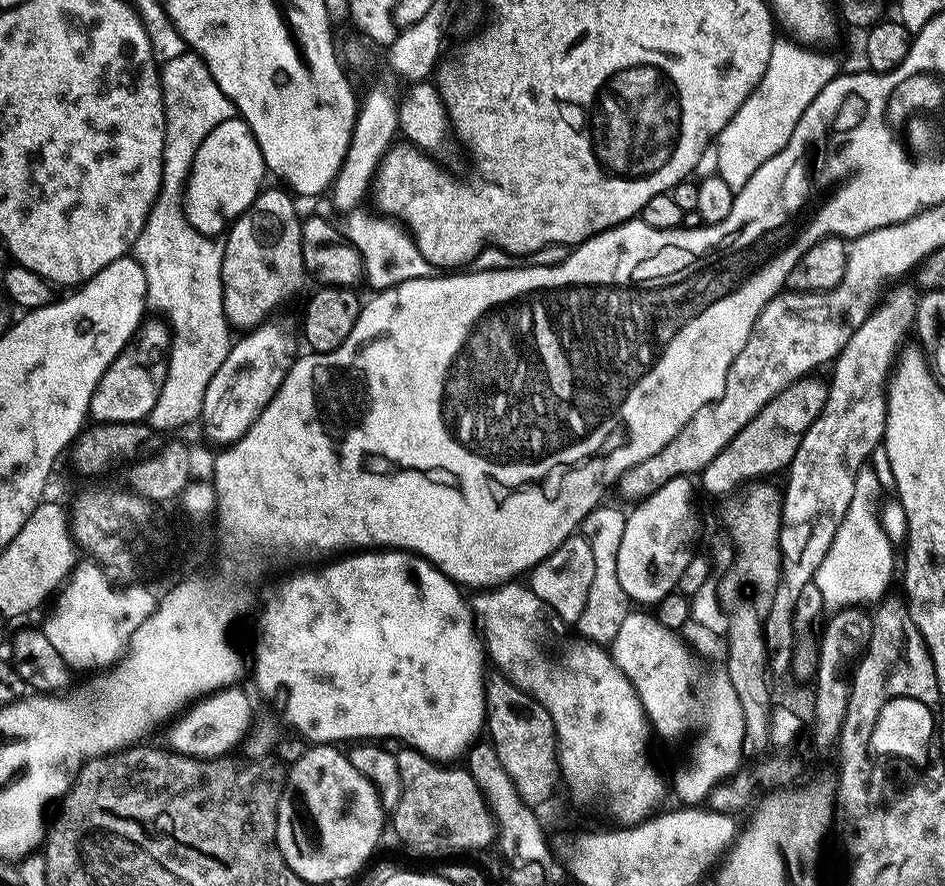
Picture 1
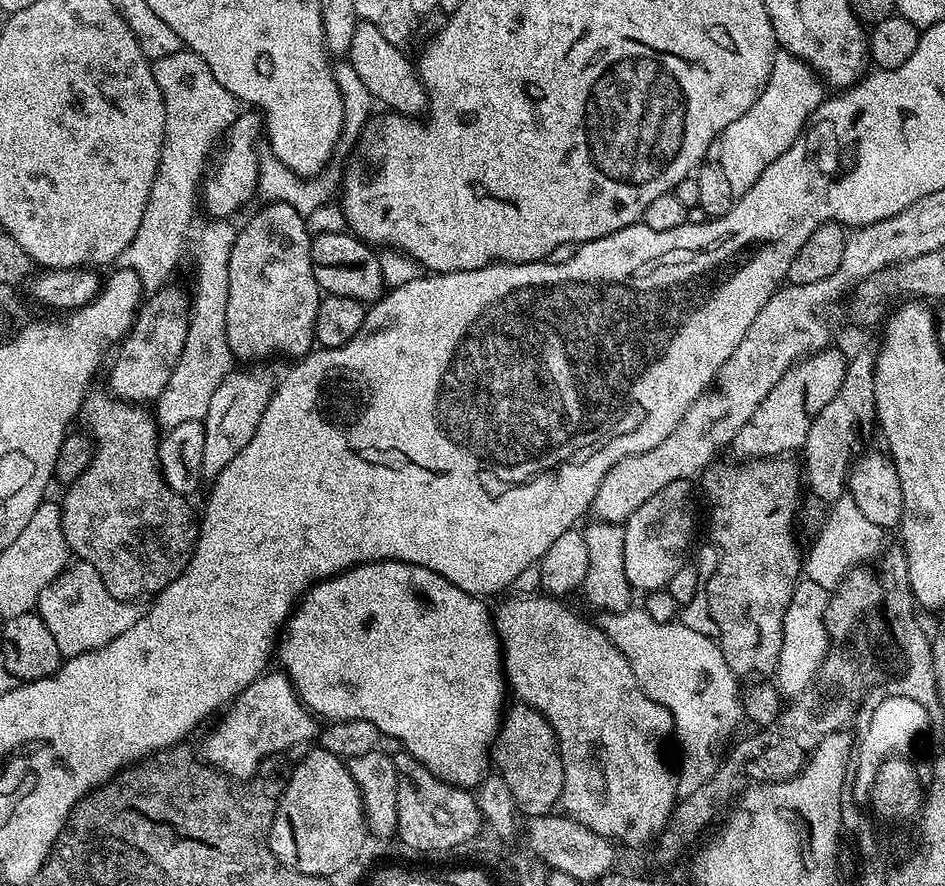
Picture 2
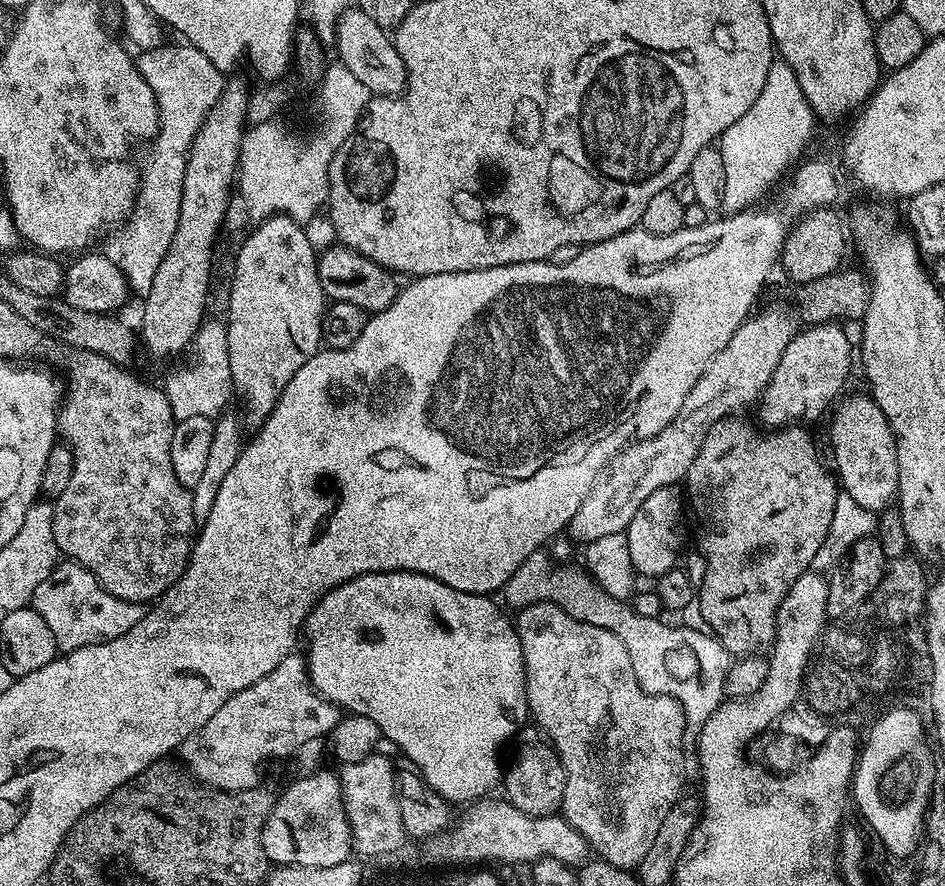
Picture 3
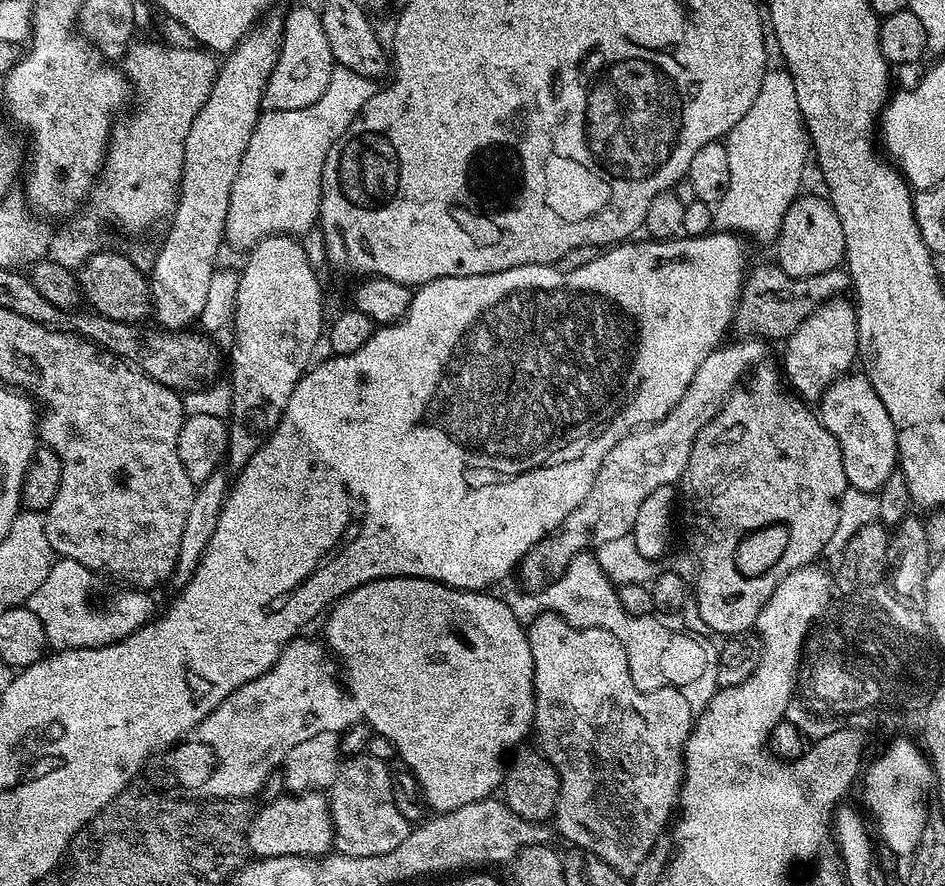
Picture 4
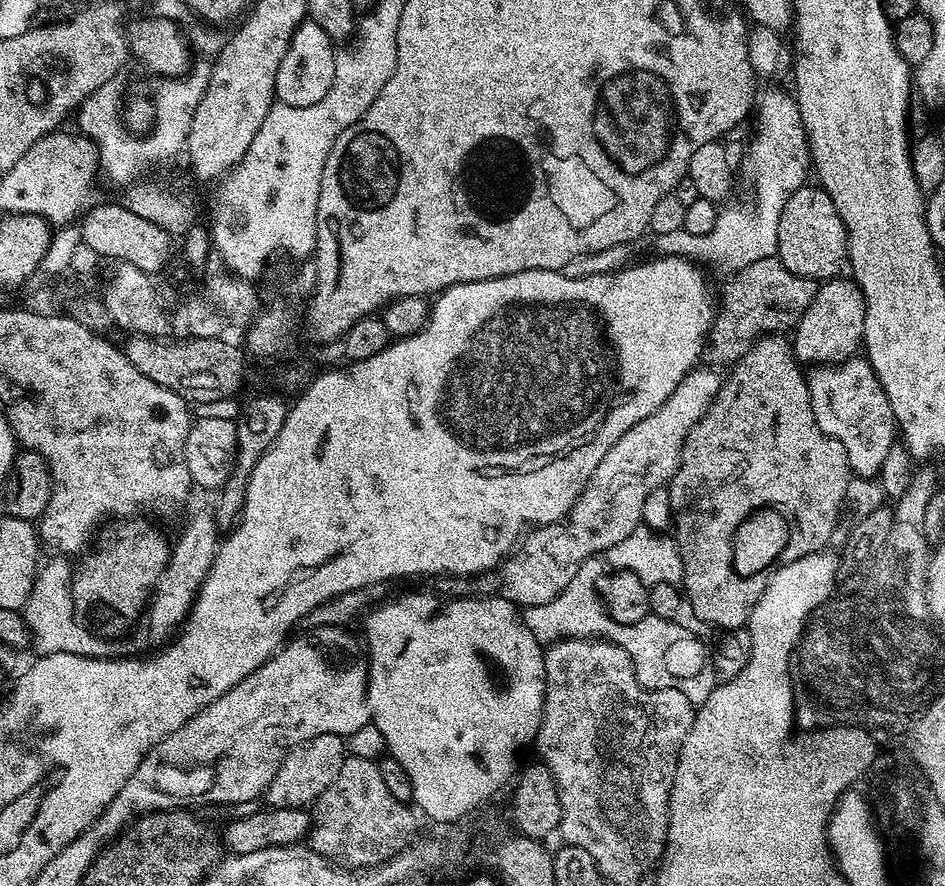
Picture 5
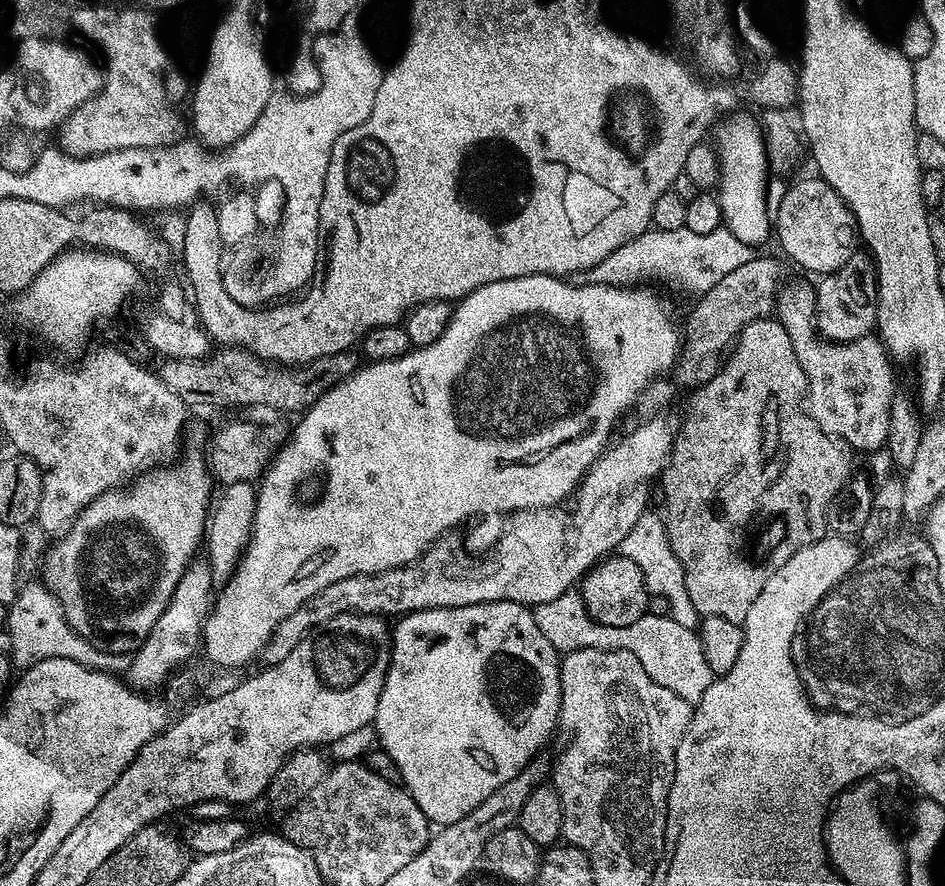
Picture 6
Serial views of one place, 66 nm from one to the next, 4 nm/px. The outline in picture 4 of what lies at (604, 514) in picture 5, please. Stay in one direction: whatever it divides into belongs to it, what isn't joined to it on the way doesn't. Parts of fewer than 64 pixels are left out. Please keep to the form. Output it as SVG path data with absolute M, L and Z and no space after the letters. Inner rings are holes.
M740 338L735 342L737 344L728 342L716 348L706 362L698 366L694 382L686 386L686 394L682 394L670 414L663 416L657 424L649 424L622 438L622 442L606 454L587 498L564 519L559 531L539 540L520 561L518 576L524 579L525 589L539 590L551 584L564 573L568 563L589 545L611 542L614 538L629 535L642 502L646 502L658 486L675 485L679 481L686 470L686 462L690 462L690 450L702 426L706 426L706 422L710 422L714 414L724 407L729 394L736 391L746 373L765 359L766 344L763 339Z

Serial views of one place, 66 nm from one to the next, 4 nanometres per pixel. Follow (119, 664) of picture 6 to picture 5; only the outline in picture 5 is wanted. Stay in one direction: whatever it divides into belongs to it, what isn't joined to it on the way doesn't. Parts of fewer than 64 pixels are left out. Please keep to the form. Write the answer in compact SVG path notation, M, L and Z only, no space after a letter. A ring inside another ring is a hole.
M56 554L51 558L53 560L45 559L37 568L32 589L22 609L25 624L31 636L31 647L40 654L65 652L66 654L82 654L83 656L123 657L125 652L122 641L107 640L106 637L91 632L80 621L83 619L78 615L76 604L72 600L71 582L74 568L69 557L64 554Z

